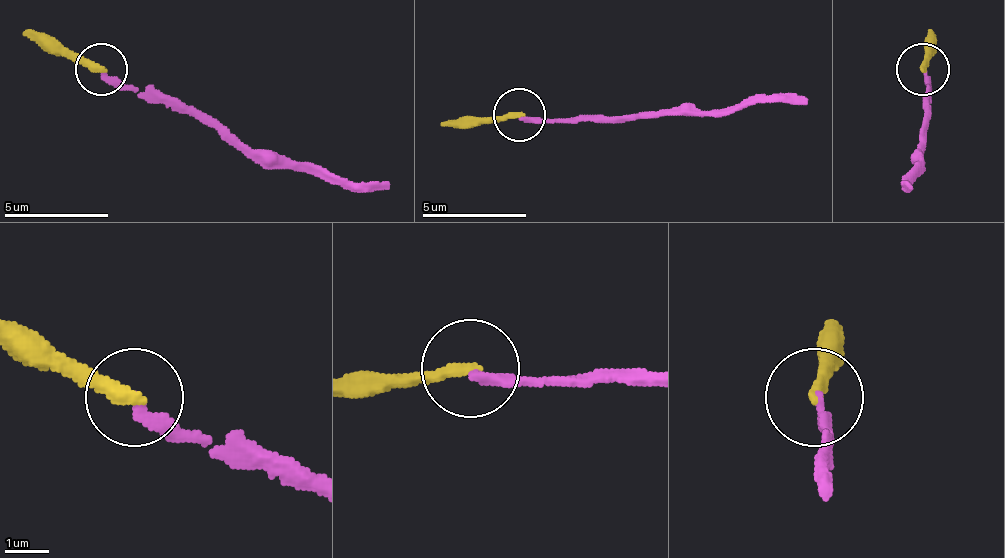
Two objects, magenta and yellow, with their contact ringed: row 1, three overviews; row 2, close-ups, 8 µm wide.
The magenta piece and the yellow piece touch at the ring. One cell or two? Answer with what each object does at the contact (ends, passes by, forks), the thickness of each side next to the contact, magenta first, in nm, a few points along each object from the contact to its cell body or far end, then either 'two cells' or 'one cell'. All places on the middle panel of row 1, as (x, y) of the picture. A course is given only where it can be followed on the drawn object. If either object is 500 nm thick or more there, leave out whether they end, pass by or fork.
magenta ends; yellow ends; calibres 220 and 320 nm; course magenta (518, 116), (633, 121), (737, 111), (805, 95); course yellow (518, 116), (471, 116), (439, 126); one cell

